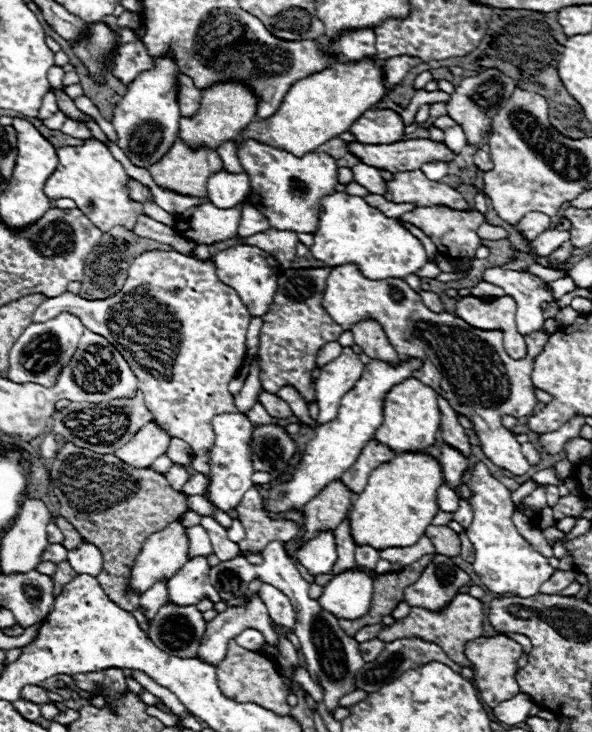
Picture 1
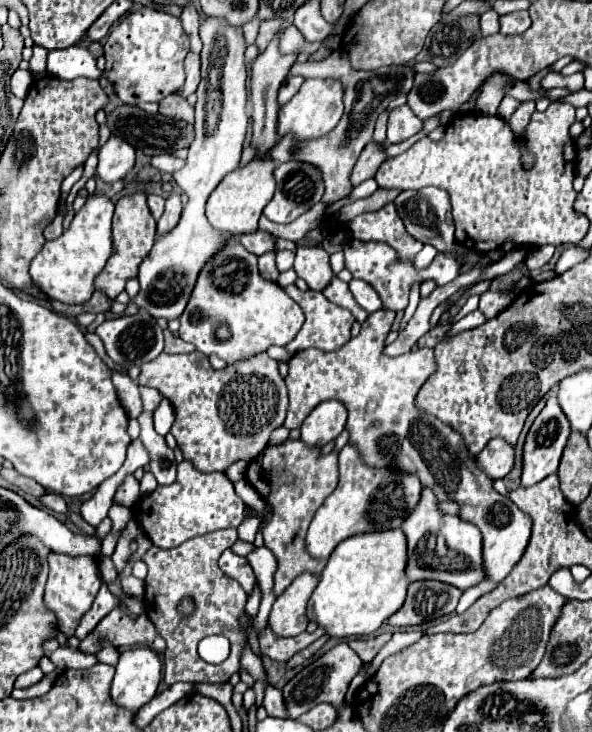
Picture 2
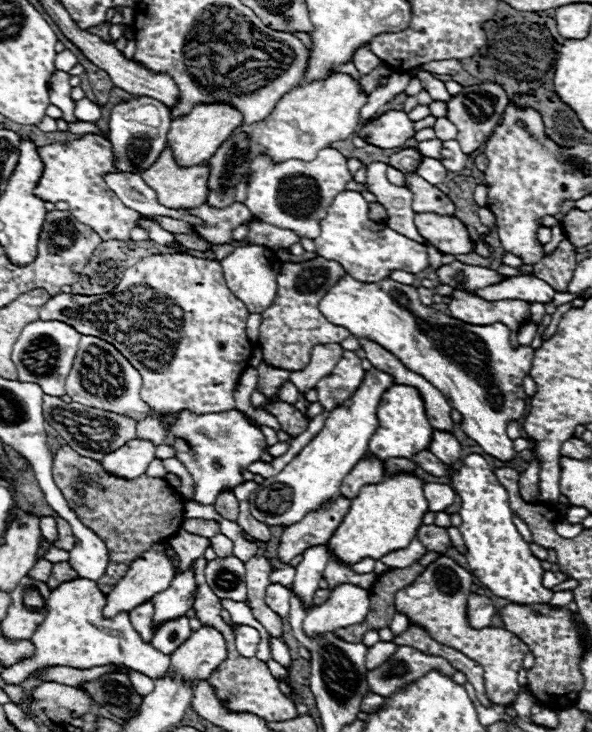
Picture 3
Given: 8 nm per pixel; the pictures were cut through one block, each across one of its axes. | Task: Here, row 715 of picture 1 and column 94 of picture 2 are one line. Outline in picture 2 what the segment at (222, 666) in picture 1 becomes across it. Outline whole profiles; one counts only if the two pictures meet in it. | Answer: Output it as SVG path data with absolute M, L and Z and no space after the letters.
M136 192L116 202L114 224L112 224L112 254L104 266L104 270L94 278L96 290L104 292L108 298L116 298L128 278L138 274L138 264L150 252L156 240L156 220L150 216L150 208L146 202L146 192Z

